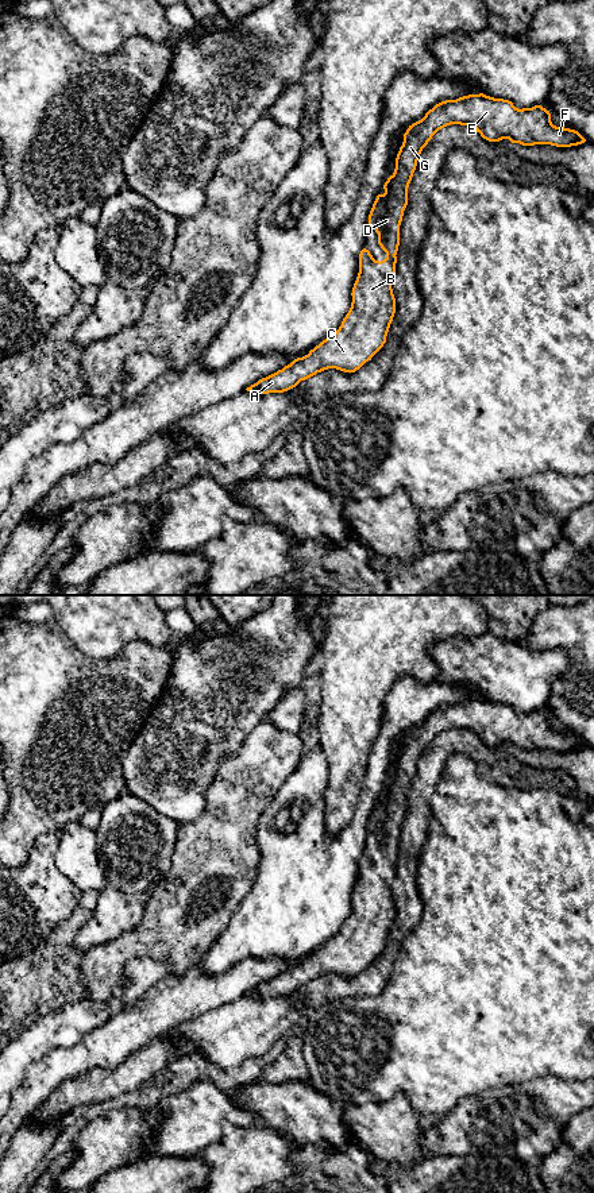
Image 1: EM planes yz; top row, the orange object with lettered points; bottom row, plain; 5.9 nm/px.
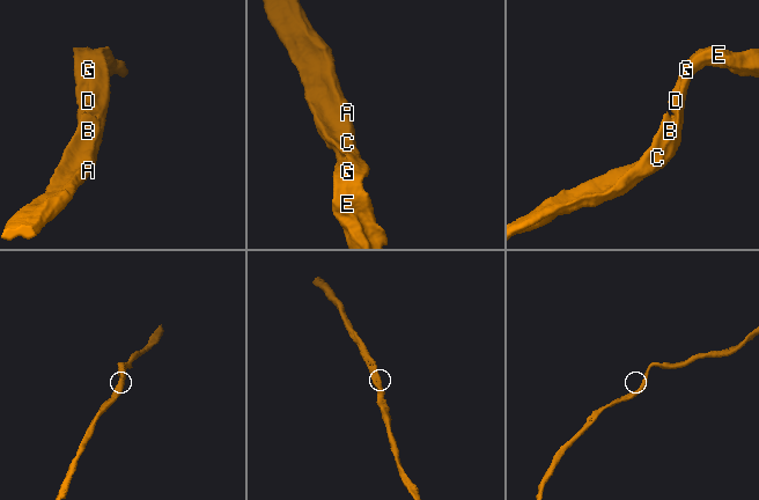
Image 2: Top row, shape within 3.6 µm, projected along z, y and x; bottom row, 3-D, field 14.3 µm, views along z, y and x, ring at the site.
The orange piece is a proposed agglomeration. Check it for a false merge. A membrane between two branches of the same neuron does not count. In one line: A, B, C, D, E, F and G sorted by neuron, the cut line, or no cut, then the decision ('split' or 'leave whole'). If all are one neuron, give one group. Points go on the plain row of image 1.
A B C D E F G; no cut; leave whole

